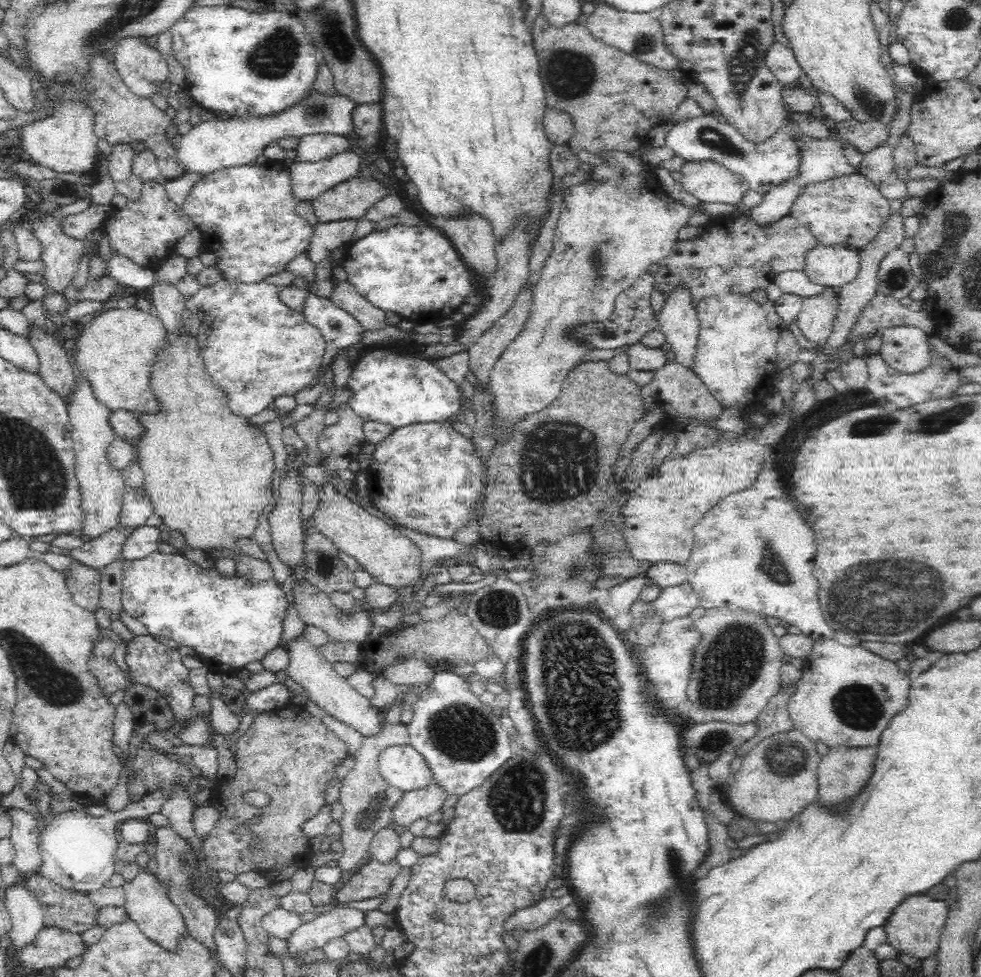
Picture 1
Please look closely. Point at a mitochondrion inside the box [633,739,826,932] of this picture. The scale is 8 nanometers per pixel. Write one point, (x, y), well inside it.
(674, 861)

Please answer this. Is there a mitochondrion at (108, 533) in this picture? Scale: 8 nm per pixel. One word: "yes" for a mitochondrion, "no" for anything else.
no

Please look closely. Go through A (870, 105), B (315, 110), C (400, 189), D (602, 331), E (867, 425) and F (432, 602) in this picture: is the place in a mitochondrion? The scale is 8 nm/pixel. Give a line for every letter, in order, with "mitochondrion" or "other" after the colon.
A: mitochondrion
B: mitochondrion
C: other
D: mitochondrion
E: mitochondrion
F: other

